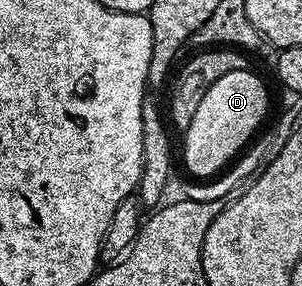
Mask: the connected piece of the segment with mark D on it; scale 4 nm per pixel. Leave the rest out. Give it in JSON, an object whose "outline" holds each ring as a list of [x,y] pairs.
{"outline":[[[249,69],[227,73],[224,77],[216,80],[199,97],[199,104],[196,111],[192,113],[191,123],[184,130],[186,140],[182,143],[182,159],[186,162],[186,167],[192,174],[204,175],[200,177],[217,176],[255,138],[256,132],[254,133],[254,130],[261,125],[262,118],[265,117],[266,110],[270,107],[270,95],[266,92],[265,81],[254,71],[254,69]]]}

